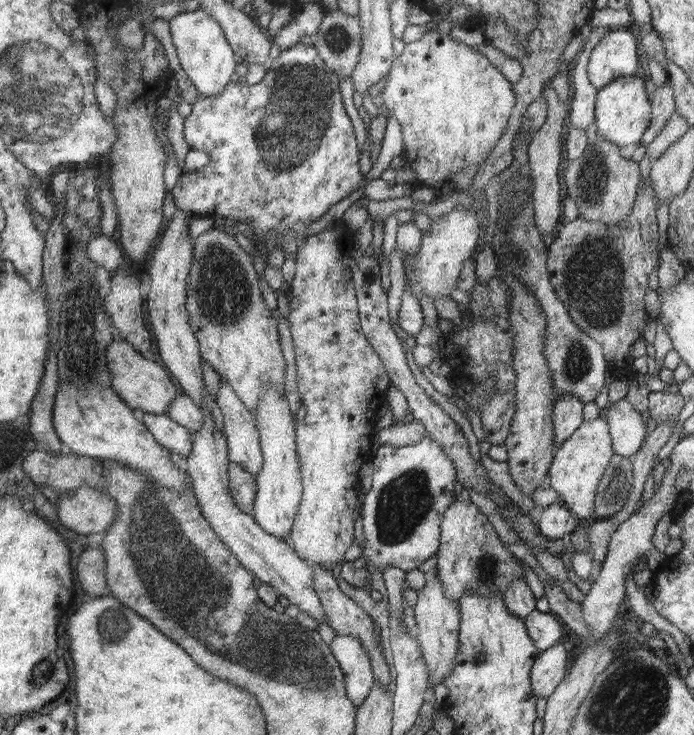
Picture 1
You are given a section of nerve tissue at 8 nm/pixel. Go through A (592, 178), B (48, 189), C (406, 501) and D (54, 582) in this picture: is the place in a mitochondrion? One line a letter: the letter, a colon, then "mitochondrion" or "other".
A: mitochondrion
B: other
C: mitochondrion
D: other

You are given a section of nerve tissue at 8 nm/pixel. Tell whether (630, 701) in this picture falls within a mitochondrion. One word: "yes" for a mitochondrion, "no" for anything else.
yes

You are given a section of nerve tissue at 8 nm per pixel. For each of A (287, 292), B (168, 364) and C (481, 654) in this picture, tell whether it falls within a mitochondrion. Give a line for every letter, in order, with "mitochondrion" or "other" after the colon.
A: other
B: other
C: mitochondrion

